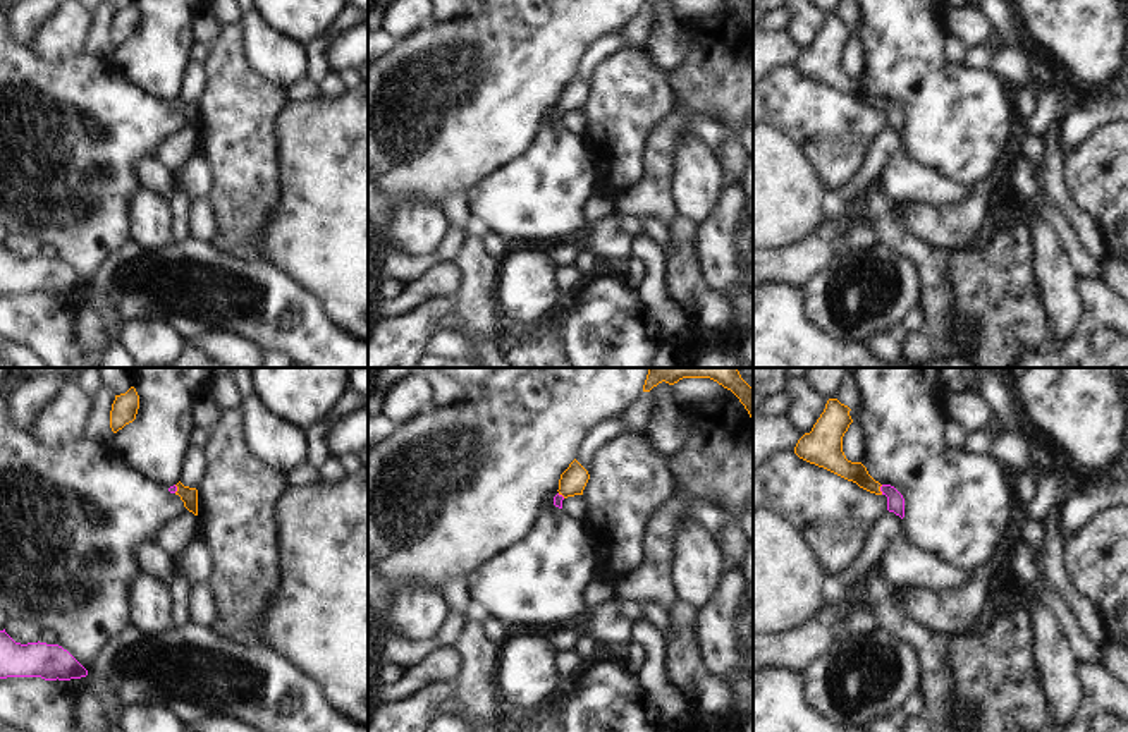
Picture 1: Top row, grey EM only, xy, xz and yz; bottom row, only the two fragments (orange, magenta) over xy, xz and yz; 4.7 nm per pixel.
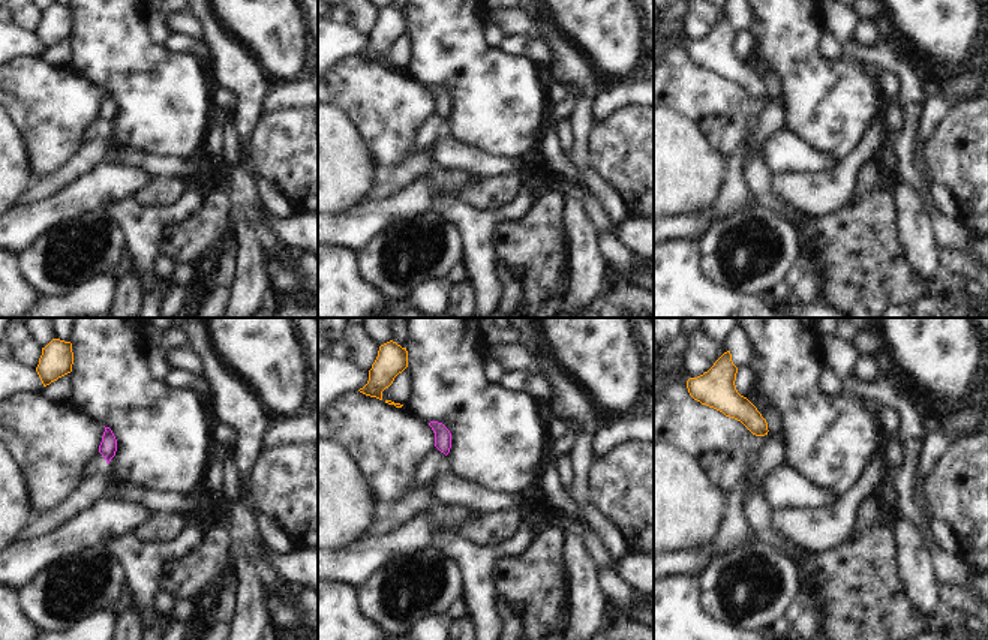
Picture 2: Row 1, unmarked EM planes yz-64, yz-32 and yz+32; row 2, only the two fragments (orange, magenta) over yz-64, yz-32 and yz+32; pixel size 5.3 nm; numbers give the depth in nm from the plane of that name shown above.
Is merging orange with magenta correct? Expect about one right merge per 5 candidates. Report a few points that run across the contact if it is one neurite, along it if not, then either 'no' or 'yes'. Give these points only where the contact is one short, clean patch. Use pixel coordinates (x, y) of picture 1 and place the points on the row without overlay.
line yz (834, 76), (855, 86), (879, 105), (895, 114); yes

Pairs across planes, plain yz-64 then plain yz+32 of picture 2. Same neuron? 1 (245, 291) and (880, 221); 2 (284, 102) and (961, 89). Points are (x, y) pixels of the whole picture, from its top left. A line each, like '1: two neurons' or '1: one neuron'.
1: two neurons
2: two neurons

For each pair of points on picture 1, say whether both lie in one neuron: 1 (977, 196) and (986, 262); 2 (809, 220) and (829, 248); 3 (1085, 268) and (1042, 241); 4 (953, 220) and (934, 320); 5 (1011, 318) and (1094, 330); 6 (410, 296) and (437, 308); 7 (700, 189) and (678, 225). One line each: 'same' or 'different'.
1: different
2: different
3: different
4: different
5: different
6: different
7: different

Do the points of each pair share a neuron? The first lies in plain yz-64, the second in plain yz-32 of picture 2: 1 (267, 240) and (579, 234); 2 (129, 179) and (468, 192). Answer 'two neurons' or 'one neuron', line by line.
1: two neurons
2: two neurons

